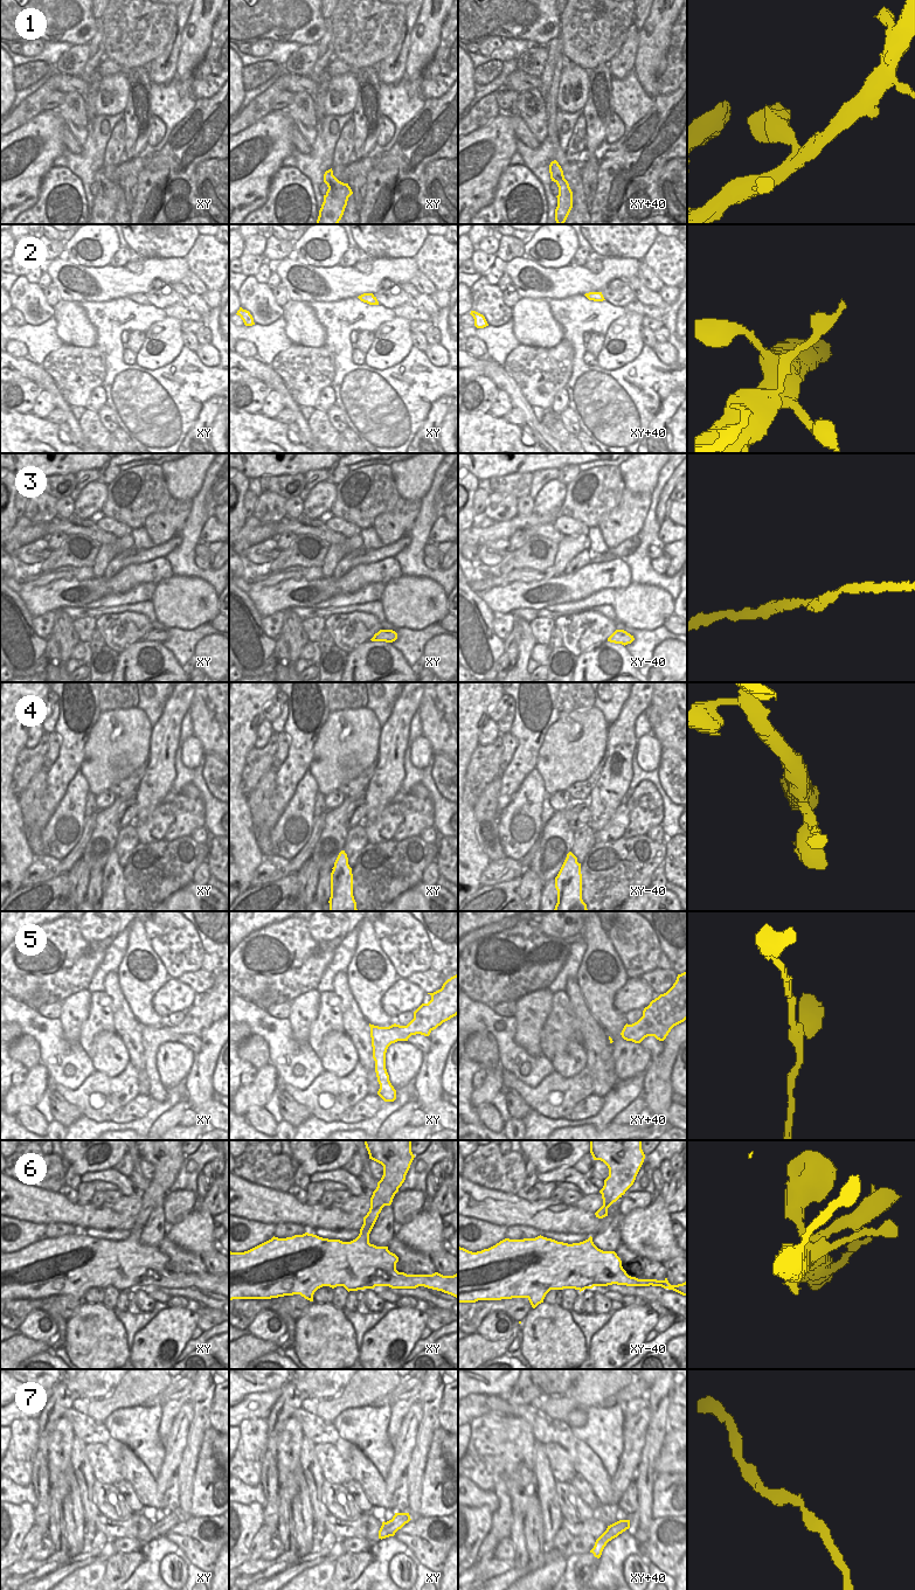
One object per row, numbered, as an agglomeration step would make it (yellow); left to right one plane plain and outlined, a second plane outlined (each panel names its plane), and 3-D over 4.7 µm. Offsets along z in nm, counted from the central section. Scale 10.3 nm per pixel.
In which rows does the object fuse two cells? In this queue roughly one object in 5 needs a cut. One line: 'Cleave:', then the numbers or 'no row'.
Cleave: 2

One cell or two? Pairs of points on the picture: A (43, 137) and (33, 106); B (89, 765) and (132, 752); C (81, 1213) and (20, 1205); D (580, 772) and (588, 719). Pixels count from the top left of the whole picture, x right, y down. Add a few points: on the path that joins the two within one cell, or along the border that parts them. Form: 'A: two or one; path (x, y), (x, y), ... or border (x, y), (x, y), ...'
A: two; border (42, 110), (13, 131)
B: one; path (99, 765), (112, 752), (122, 752)
C: one; path (66, 1212), (35, 1205)
D: one; path (580, 759), (580, 740), (584, 731)

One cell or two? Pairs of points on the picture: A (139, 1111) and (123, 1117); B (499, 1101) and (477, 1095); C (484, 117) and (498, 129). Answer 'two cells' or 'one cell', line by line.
A: one cell
B: two cells
C: two cells

